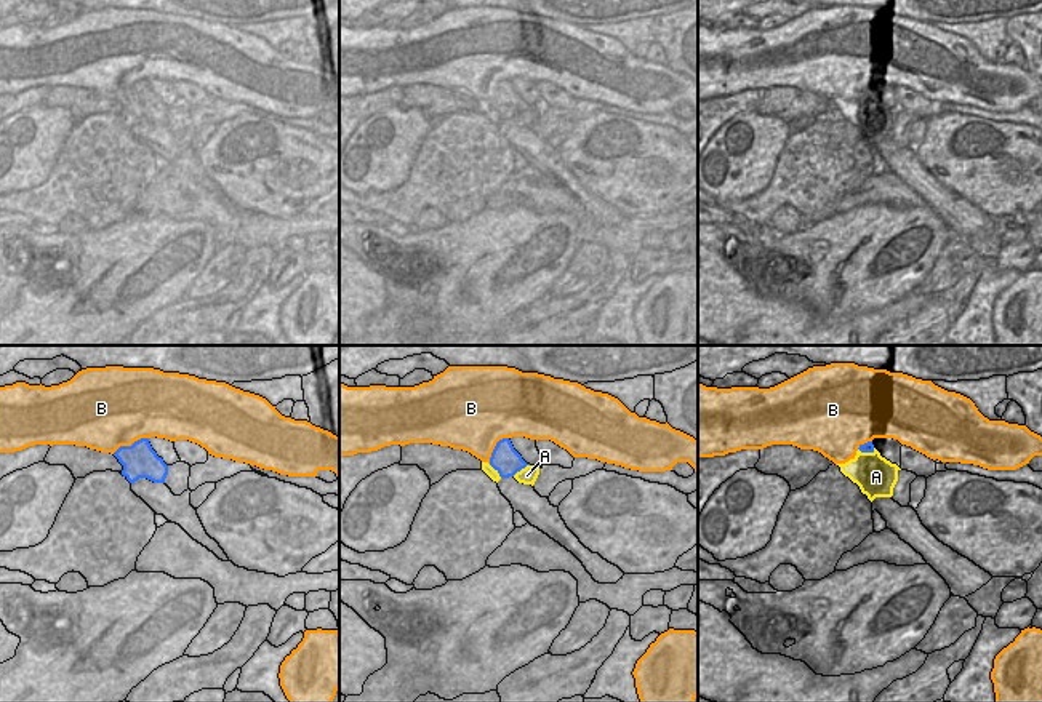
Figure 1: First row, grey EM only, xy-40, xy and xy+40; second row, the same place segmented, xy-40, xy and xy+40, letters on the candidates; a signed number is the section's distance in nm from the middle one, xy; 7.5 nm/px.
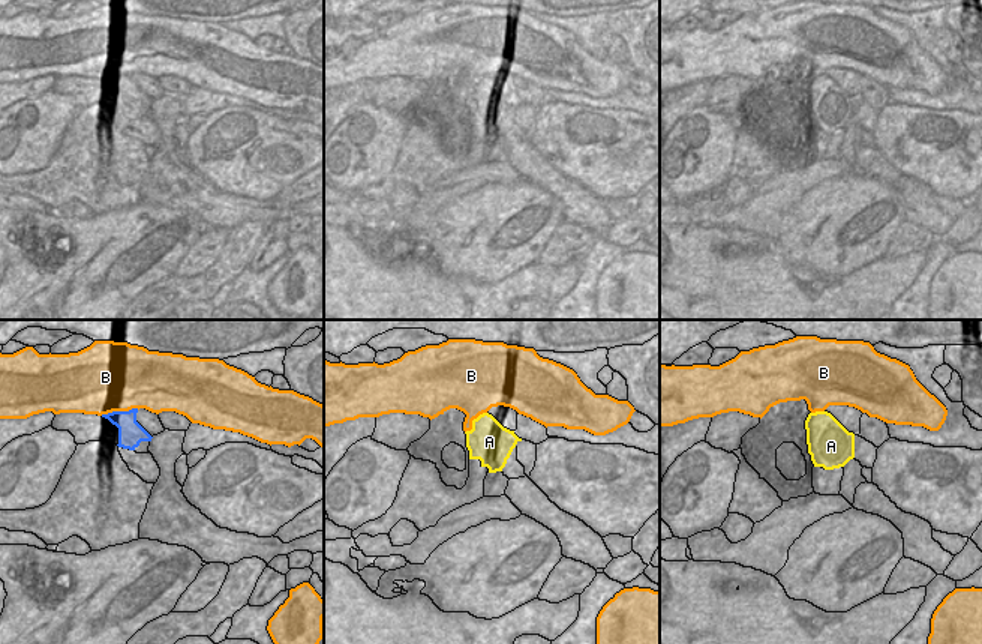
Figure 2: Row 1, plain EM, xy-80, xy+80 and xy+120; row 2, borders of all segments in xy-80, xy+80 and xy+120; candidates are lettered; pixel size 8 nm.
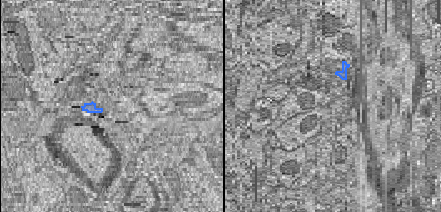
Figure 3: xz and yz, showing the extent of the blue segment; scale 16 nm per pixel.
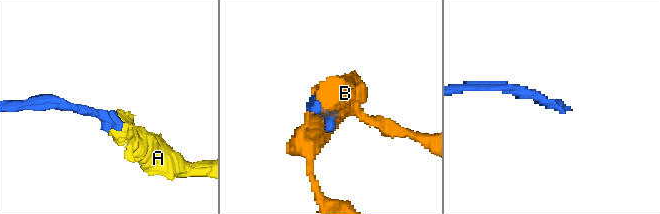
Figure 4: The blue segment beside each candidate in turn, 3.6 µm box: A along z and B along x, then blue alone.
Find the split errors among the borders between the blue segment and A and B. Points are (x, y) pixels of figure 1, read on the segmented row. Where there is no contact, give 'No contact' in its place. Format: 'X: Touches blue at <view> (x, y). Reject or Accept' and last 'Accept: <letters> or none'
A: Touches blue at xy (520, 469). Accept
B: Touches blue at xy-40 (132, 445). Reject
Accept: A.

